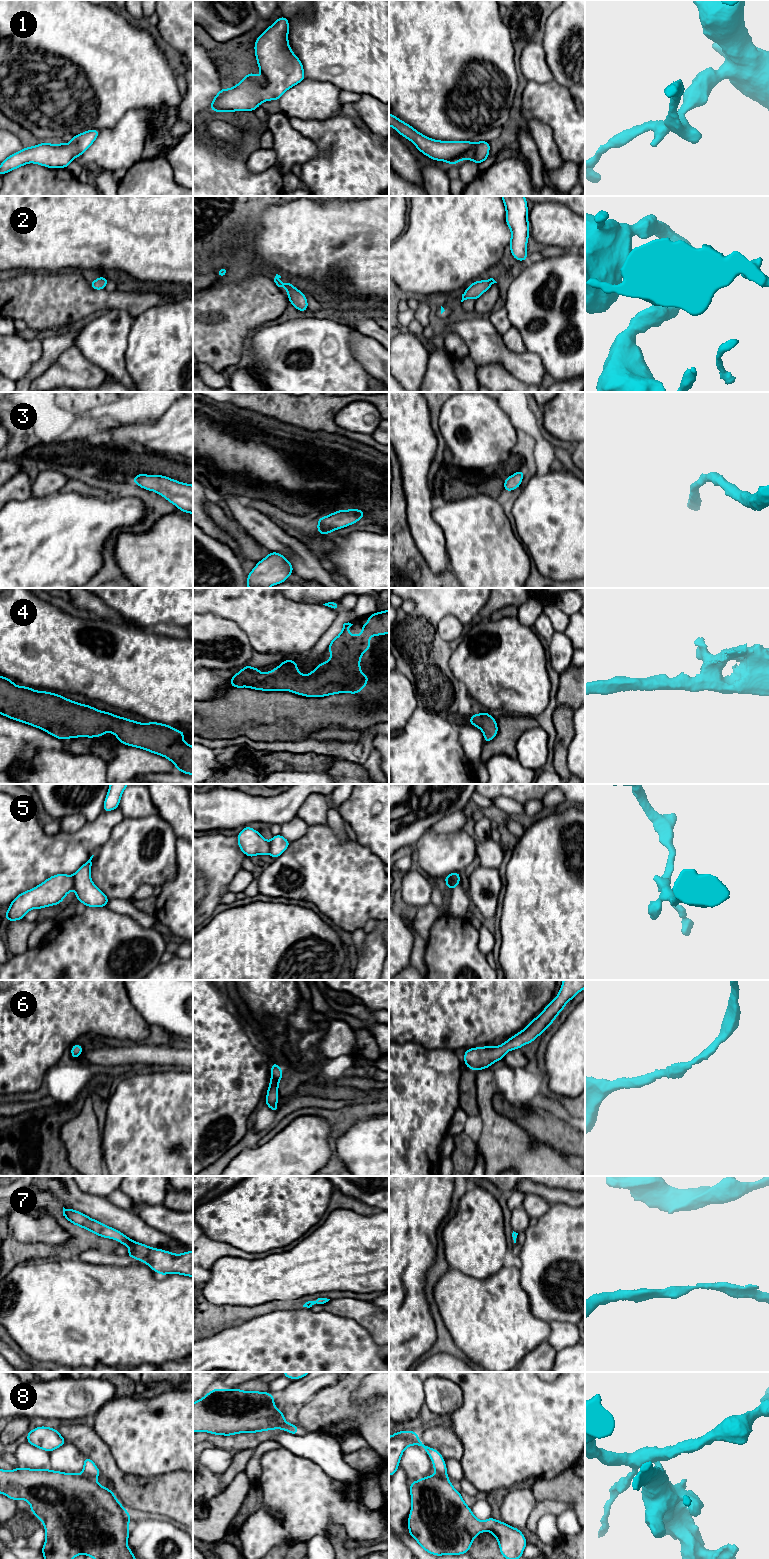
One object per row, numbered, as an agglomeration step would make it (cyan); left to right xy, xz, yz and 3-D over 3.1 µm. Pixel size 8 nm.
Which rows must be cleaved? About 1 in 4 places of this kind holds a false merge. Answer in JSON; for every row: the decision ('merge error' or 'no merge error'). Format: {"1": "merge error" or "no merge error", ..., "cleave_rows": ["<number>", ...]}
{"1": "no merge error", "2": "no merge error", "3": "no merge error", "4": "no merge error", "5": "merge error", "6": "no merge error", "7": "no merge error", "8": "merge error", "cleave_rows": ["5", "8"]}

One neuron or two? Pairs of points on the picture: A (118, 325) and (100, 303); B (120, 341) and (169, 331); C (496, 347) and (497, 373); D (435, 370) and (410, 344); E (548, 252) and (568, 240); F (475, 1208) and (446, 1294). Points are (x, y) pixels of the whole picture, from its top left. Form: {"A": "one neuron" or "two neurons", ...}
{"A": "two neurons", "B": "two neurons", "C": "two neurons", "D": "two neurons", "E": "two neurons", "F": "two neurons"}

